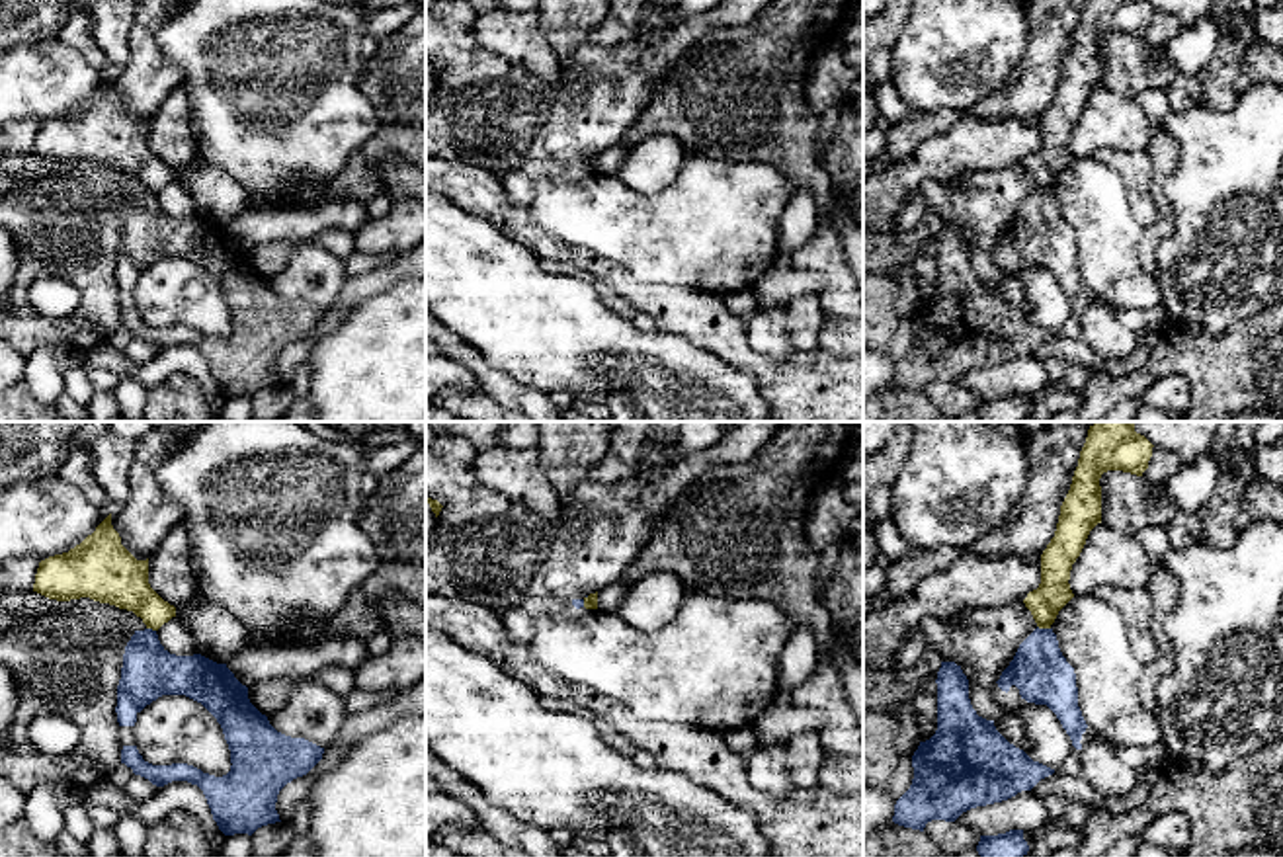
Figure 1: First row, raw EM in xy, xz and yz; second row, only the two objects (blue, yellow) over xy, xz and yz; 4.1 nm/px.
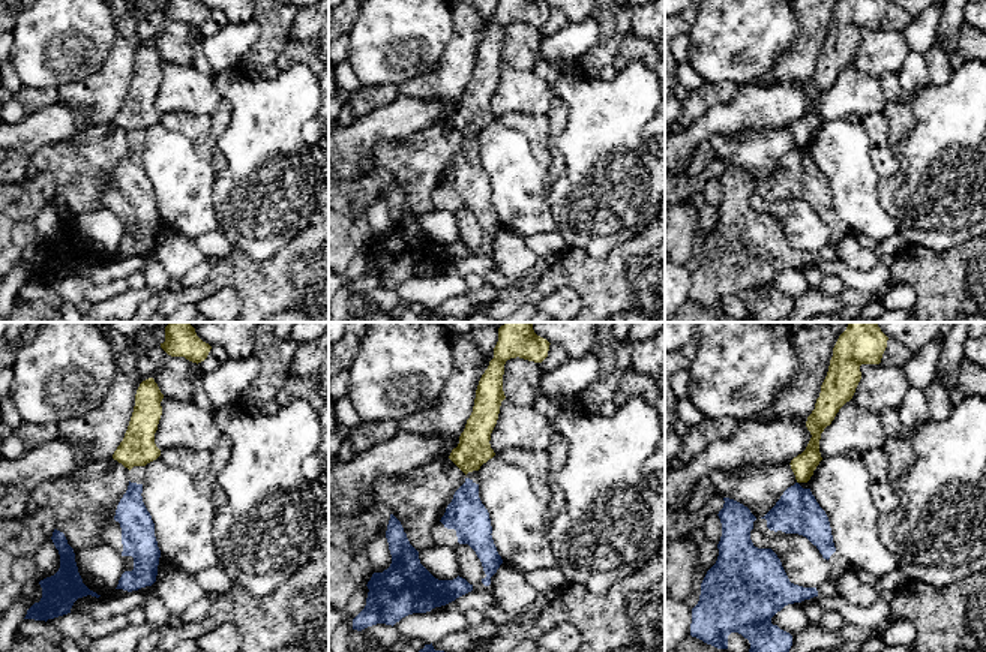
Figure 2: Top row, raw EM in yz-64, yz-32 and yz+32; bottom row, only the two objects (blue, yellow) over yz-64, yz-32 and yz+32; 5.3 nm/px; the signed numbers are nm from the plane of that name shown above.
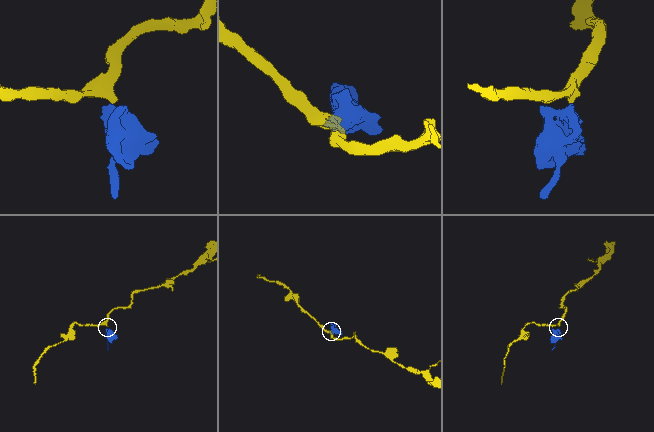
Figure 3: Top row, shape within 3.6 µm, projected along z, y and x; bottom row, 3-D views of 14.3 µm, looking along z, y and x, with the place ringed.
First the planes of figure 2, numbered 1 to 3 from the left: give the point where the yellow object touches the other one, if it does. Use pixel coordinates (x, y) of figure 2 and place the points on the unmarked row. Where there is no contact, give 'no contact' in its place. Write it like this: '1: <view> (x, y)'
1: no contact
2: no contact
3: no contact

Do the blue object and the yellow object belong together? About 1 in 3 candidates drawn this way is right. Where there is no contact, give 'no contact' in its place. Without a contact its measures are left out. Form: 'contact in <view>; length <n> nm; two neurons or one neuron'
contact in yz; length 60 nm; two neurons

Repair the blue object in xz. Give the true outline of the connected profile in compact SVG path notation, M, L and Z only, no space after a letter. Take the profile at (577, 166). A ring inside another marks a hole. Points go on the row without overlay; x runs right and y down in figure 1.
M529 160L500 182L514 205L527 207L541 182L574 184L586 174L584 162L541 162Z

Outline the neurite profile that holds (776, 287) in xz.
M771 265L752 287L758 306L785 306L797 297L820 295L824 277L816 271Z

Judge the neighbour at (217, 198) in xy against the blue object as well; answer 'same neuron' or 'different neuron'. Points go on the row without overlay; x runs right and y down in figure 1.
different neuron

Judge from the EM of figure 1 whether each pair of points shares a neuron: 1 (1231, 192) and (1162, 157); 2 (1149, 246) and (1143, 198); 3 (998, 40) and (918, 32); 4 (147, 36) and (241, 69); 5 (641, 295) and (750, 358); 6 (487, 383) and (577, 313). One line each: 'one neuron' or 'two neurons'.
1: two neurons
2: two neurons
3: one neuron
4: two neurons
5: one neuron
6: two neurons

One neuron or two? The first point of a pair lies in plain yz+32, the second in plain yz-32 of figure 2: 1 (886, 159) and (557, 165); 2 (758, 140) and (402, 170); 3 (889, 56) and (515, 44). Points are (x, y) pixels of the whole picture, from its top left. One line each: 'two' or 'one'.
1: two
2: one
3: one

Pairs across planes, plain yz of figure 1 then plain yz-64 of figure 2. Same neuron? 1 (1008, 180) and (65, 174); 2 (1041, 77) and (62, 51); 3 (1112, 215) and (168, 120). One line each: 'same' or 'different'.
1: same
2: different
3: different

